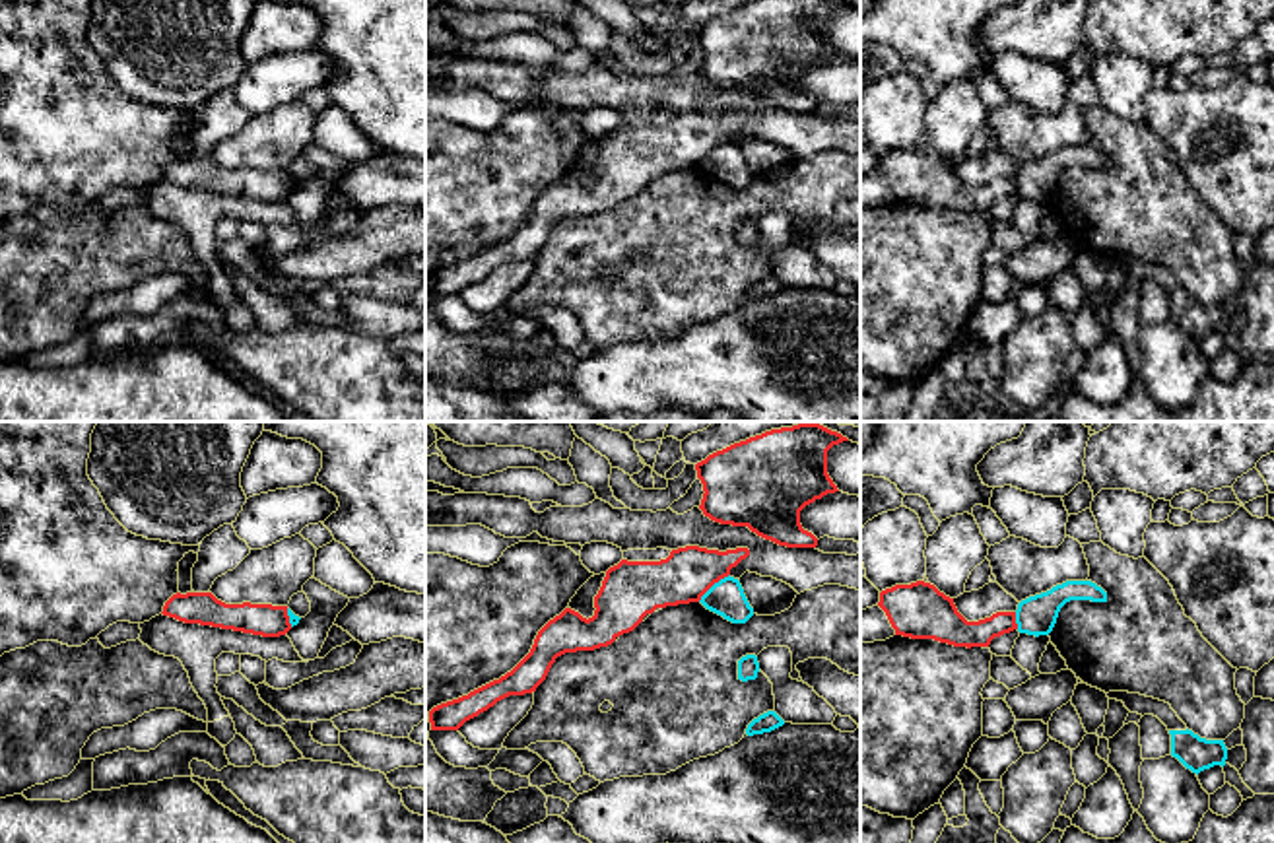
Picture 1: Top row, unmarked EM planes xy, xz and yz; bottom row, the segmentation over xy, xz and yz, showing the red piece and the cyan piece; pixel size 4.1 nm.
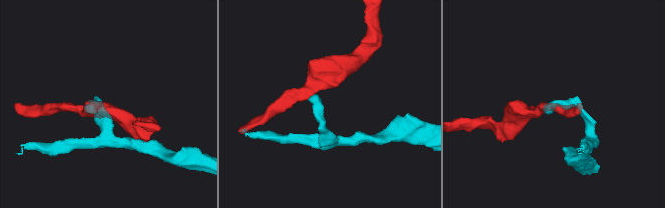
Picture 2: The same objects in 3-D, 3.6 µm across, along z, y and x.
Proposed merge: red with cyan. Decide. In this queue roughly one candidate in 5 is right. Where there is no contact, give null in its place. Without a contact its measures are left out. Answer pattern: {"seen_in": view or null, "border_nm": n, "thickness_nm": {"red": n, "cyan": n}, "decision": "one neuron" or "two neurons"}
{"seen_in": "xz", "border_nm": 180, "thickness_nm": {"red": 220, "cyan": 150}, "decision": "two neurons"}

